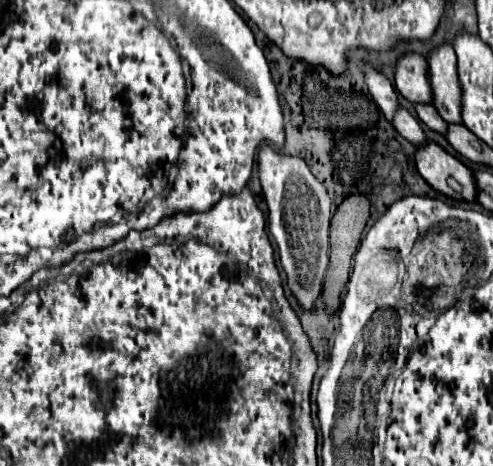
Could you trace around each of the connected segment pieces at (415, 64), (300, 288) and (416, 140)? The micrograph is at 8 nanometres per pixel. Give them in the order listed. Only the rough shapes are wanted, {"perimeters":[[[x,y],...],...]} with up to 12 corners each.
{"perimeters":[[[400,55],[396,91],[412,103],[430,103],[420,55]],[[258,157],[288,289],[310,311],[332,201],[304,159]],[[398,107],[392,119],[396,131],[412,145],[426,141],[420,123]]]}

